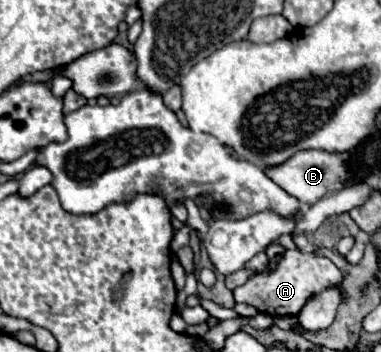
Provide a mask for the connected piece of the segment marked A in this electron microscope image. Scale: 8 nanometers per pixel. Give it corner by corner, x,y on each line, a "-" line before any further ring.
294,248
294,250
284,252
284,256
274,272
252,276
246,284
238,286
234,290
234,300
250,304
262,314
296,316
310,296
324,290
326,286
340,284
340,282
342,282
342,272
334,266
334,262
330,258
318,256
314,252
300,252

